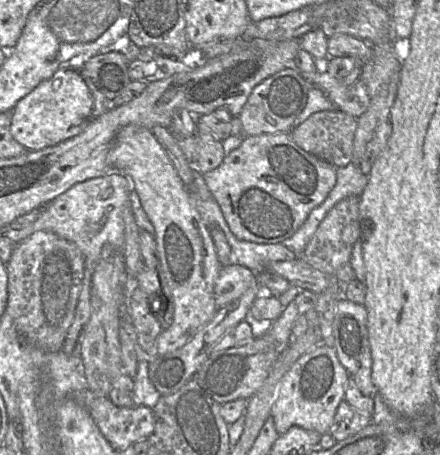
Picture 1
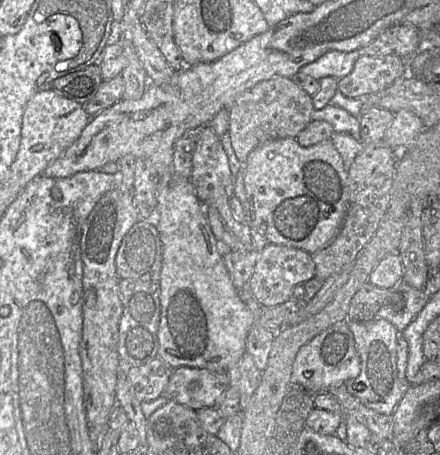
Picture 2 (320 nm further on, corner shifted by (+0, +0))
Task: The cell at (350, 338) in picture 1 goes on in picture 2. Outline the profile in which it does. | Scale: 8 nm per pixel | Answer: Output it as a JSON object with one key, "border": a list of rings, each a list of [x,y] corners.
{"border":[[[375,318],[368,322],[347,321],[347,324],[360,358],[360,373],[356,378],[344,382],[346,388],[367,408],[392,416],[407,387],[397,375],[396,351],[399,331],[383,318]]]}

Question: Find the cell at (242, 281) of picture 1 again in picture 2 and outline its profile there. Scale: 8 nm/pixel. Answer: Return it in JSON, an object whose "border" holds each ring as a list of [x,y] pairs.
{"border":[[[268,243],[259,252],[259,257],[253,269],[247,288],[263,308],[271,308],[287,303],[293,298],[296,286],[315,278],[315,264],[311,254],[303,250]]]}

